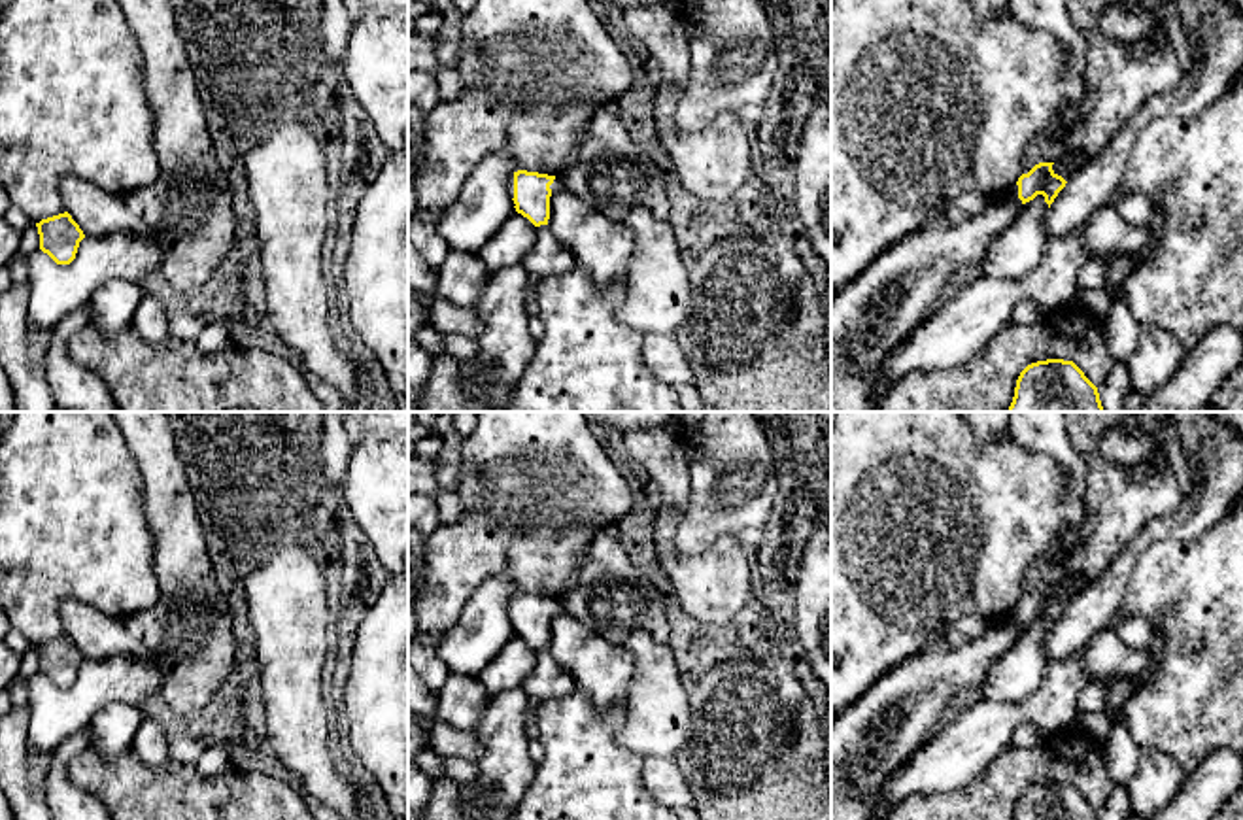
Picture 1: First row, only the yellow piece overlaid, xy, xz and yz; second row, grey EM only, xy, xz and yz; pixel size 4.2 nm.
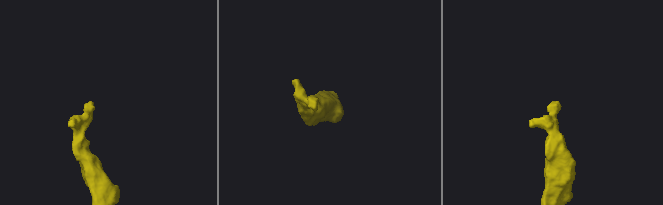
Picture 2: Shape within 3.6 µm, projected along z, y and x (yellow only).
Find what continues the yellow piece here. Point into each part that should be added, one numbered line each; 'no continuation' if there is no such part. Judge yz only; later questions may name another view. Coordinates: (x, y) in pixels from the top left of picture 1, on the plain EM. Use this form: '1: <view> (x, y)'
1: yz (1051, 569)

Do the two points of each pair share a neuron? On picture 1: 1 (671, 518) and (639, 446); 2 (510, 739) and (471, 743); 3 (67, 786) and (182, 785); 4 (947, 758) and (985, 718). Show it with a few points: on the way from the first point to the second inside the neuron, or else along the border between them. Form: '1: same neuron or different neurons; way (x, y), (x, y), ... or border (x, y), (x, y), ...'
1: same neuron; way (671, 501), (671, 478), (656, 463)
2: different neurons; border (471, 732), (480, 745), (476, 760)
3: different neurons; border (87, 749), (74, 760), (72, 777), (101, 800)
4: same neuron; way (956, 749), (977, 728)

